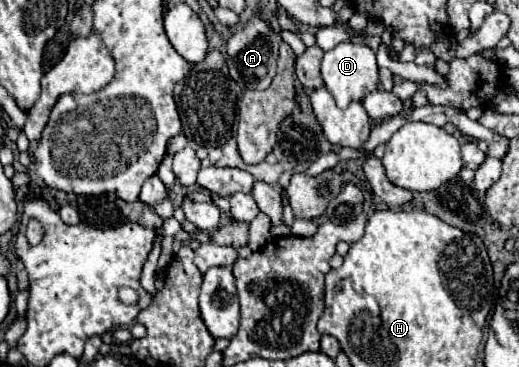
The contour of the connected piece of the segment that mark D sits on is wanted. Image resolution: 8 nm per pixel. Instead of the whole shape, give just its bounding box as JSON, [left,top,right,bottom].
[322,42,378,108]

